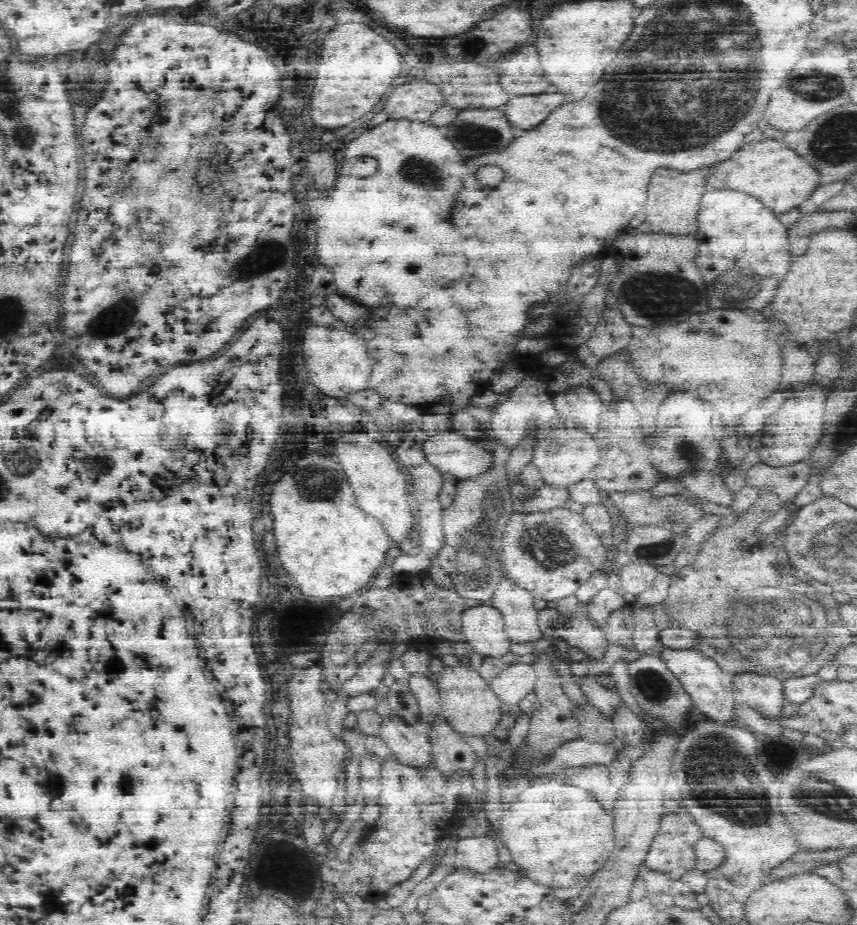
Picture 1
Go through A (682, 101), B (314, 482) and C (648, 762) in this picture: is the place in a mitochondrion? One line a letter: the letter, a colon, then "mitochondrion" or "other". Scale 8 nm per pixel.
A: mitochondrion
B: mitochondrion
C: other

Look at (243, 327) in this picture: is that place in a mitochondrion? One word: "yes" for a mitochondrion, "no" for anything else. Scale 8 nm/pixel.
no

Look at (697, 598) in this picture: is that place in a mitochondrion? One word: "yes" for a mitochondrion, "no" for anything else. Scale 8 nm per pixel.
no

